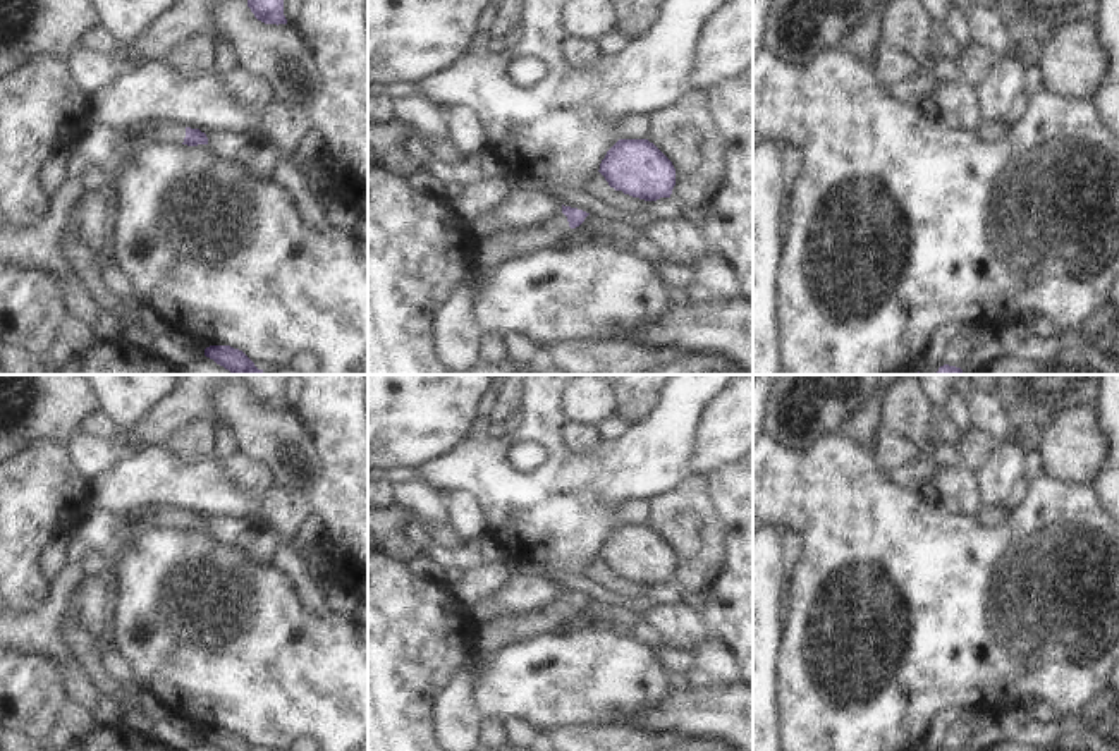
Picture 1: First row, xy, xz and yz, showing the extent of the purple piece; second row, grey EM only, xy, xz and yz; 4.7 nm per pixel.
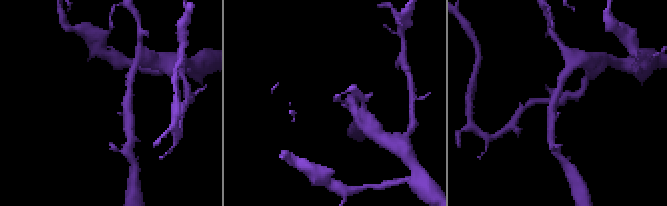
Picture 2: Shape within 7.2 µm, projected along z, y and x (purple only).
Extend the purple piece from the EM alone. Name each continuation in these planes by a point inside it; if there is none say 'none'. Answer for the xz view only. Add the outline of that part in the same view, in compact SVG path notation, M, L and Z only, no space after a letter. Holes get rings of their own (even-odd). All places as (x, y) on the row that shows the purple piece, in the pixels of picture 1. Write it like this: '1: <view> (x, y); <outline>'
1: xz (501, 246); M562 211L541 225L493 232L483 239L481 270L490 273L509 259L567 242L574 237L576 229L569 227L567 217Z

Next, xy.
1: xy (152, 133); M146 122L143 129L138 131L131 127L125 132L125 148L139 150L153 143L184 143L186 127L175 122Z

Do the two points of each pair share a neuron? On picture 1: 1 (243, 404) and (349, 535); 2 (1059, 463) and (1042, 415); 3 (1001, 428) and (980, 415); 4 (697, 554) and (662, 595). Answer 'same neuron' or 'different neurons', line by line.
1: different neurons
2: different neurons
3: same neuron
4: different neurons

